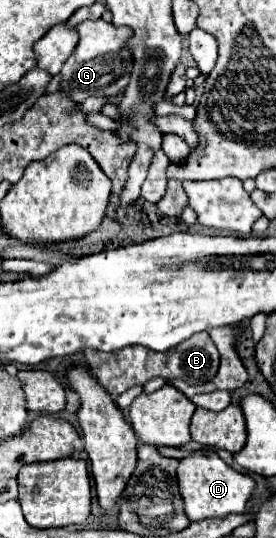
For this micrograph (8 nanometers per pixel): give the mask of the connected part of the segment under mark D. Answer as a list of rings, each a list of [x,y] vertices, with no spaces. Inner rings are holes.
[[[197,450],[191,456],[179,460],[177,484],[181,498],[185,502],[185,514],[191,522],[207,518],[225,518],[227,514],[241,514],[251,500],[255,490],[255,480],[241,470],[225,464],[215,450]]]

